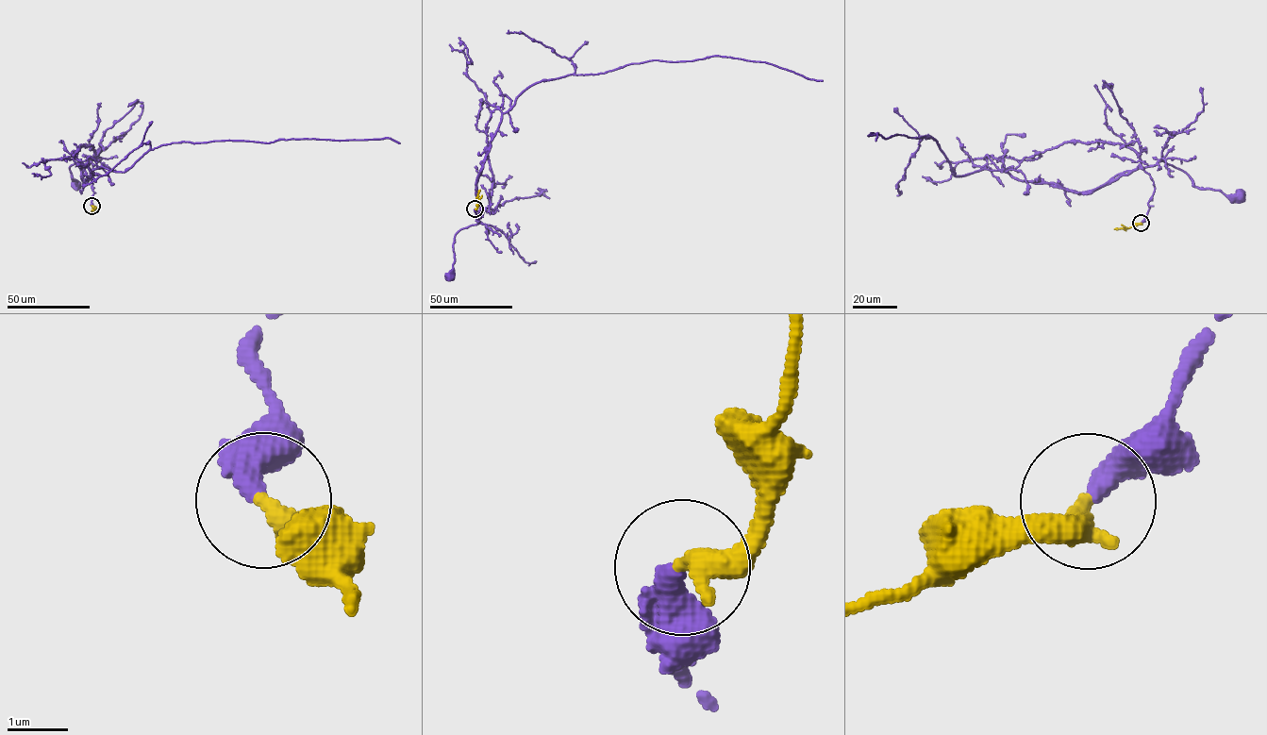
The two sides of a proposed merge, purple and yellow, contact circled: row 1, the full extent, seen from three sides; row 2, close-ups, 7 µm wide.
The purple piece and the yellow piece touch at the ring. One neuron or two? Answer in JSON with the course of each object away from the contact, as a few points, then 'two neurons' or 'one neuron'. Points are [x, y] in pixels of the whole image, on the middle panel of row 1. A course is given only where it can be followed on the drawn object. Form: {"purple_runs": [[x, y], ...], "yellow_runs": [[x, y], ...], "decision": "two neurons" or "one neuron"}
{"purple_runs": [[475, 208], [478, 218], [484, 209], [480, 208], [479, 223], [455, 235], [450, 276]], "yellow_runs": [[475, 208], [480, 191]], "decision": "one neuron"}

